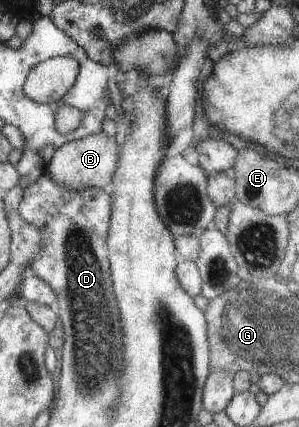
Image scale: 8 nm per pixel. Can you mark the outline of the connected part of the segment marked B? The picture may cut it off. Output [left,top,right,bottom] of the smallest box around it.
[46,132,118,189]

